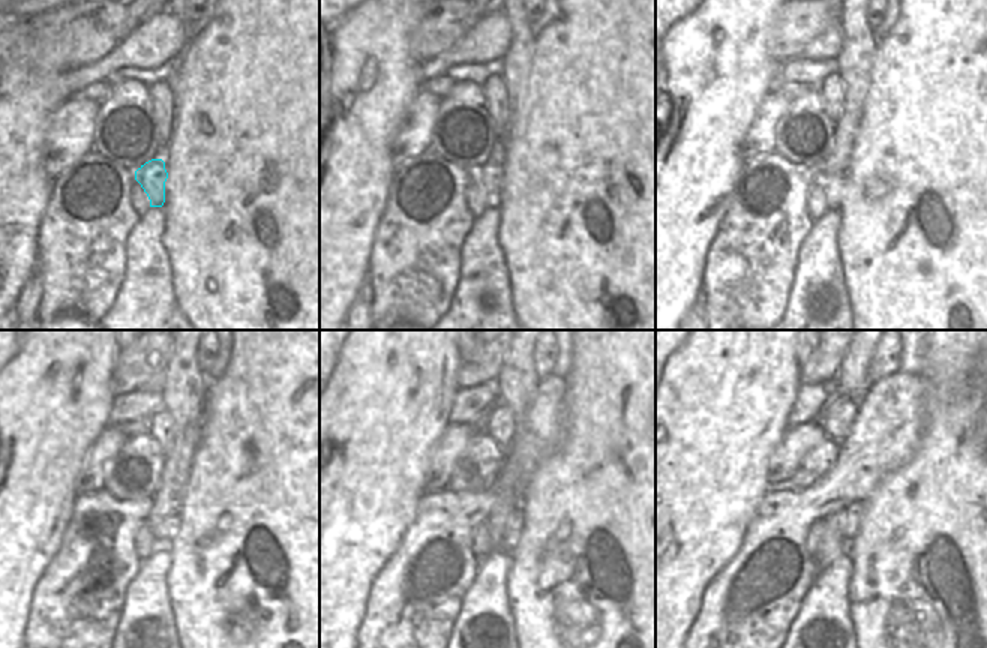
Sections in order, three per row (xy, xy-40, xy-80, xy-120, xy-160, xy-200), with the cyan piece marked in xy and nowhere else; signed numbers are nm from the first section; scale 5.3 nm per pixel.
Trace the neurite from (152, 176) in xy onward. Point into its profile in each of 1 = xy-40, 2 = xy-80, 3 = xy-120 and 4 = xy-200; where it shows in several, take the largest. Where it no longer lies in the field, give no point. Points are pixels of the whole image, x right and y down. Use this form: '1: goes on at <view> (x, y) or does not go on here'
1: goes on at xy-40 (491, 176)
2: goes on at xy-80 (830, 185)
3: goes on at xy-120 (167, 530)
4: goes on at xy-200 (852, 515)

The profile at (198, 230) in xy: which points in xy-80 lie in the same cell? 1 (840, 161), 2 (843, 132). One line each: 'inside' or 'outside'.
1: outside
2: outside

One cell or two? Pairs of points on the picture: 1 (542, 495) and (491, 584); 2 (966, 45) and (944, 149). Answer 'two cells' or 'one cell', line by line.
1: two cells
2: one cell

